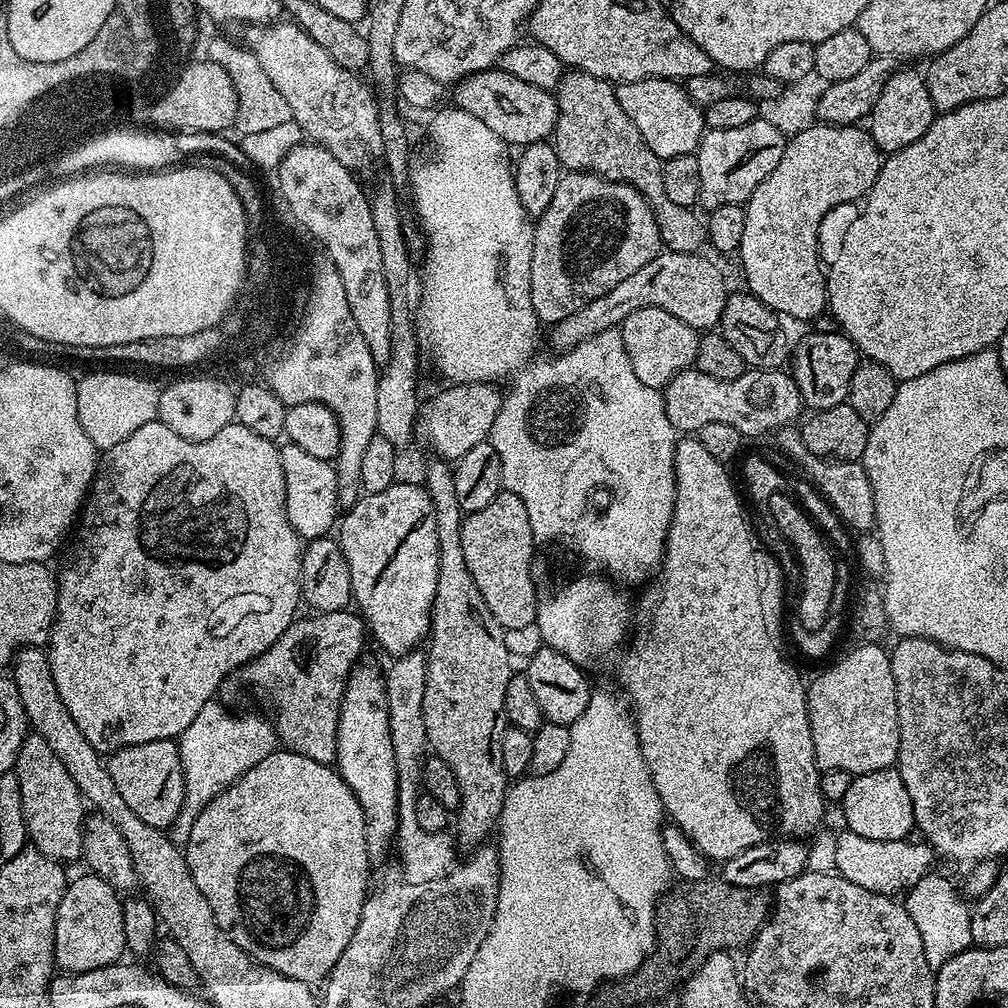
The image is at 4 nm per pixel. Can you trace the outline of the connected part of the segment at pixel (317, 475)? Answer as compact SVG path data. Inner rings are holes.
M290 443L280 448L280 457L282 474L286 478L286 514L290 526L294 526L294 530L305 541L329 535L337 527L338 513L341 511L335 467L322 458L314 458L314 454L306 454L302 446Z

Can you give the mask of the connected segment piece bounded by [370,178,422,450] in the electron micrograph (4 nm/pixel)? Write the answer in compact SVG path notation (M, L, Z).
M391 179L384 181L371 193L374 230L378 234L378 250L382 250L382 274L386 274L386 290L390 294L390 322L392 323L392 354L383 365L378 382L378 426L379 435L390 438L397 450L412 440L412 432L418 428L418 409L421 397L416 397L416 371L420 368L420 345L416 343L414 323L414 293L418 288L418 276L412 273L412 256L404 241L404 228L400 225L400 204L396 201L397 185Z

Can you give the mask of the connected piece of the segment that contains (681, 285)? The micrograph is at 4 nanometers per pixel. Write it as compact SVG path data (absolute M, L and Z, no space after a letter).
M662 250L642 270L634 270L626 282L618 282L614 290L610 290L602 298L594 298L582 310L562 318L551 325L552 340L556 344L564 344L565 349L576 348L586 338L597 336L602 330L617 327L634 310L657 308L666 310L666 314L674 314L686 326L697 330L712 330L722 318L722 310L726 306L730 288L724 285L724 276L720 268L704 254L695 252L669 252Z

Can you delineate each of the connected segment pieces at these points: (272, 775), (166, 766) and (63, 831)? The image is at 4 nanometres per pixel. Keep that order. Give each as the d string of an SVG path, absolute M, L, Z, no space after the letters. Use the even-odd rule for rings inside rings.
M277 750L262 758L262 762L246 770L242 778L238 778L222 794L215 796L197 814L182 851L188 860L188 869L198 890L202 890L202 898L210 902L210 910L214 910L214 918L218 926L222 926L224 933L257 964L265 964L267 968L273 968L275 972L301 980L303 984L309 986L315 985L315 980L323 981L338 962L338 958L342 958L342 950L350 946L354 938L354 930L358 930L362 906L370 895L370 887L368 888L370 861L366 850L366 826L358 798L354 798L350 786L346 786L346 782L335 767L314 762L314 758L306 758L302 754L294 754L287 750Z
M176 740L127 744L125 748L120 748L107 757L106 767L110 778L114 778L114 787L118 789L118 794L122 794L123 800L126 801L126 806L130 806L130 810L134 810L134 814L138 814L138 818L142 818L146 826L154 826L161 830L171 829L176 819L180 817L180 811L184 808L184 795L186 794L180 745Z
M35 734L26 737L22 742L22 750L18 752L14 771L22 790L22 814L26 818L31 847L51 860L79 861L84 851L86 801L80 795L74 778L70 778L70 773L66 771L66 766L58 762L58 754L50 750L46 738Z

